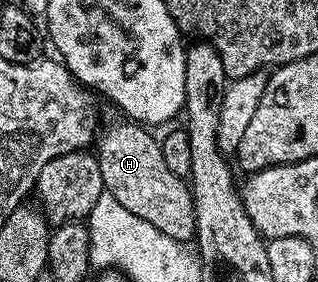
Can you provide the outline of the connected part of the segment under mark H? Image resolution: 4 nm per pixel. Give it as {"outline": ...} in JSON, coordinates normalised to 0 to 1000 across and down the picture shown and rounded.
{"outline":[[[390,440],[403,443],[352,443],[308,486],[308,553],[330,674],[358,691],[358,706],[371,706],[371,720],[384,720],[396,748],[497,805],[509,833],[535,833],[553,855],[601,858],[616,823],[616,755],[604,741],[601,667],[585,652],[582,631],[547,621],[547,606],[522,592],[500,496],[487,482],[478,489],[440,447],[450,440]]]}

